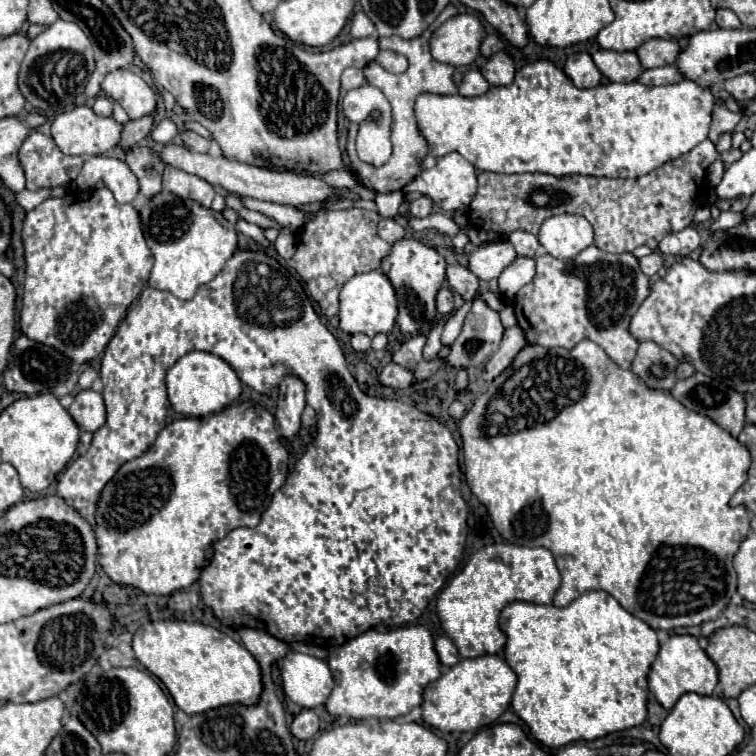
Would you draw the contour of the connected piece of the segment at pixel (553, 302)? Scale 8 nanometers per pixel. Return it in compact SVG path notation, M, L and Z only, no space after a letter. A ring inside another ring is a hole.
M588 246L570 260L558 260L550 254L538 256L536 276L516 294L514 312L530 344L572 350L580 340L588 338L620 368L630 368L638 342L630 336L628 324L648 294L650 278L642 274L632 254L608 254Z

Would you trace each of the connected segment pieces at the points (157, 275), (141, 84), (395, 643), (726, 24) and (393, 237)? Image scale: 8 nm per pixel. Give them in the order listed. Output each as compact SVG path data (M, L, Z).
M158 192L140 210L140 224L148 248L154 254L154 266L148 284L158 290L172 292L176 298L190 300L196 290L208 284L236 252L236 228L220 212L204 208L194 200L172 196L172 192Z
M132 70L110 72L102 82L102 92L116 100L130 116L130 120L142 118L156 108L156 92Z
M400 626L388 632L364 632L342 646L330 648L326 664L336 682L326 700L326 710L332 716L350 716L354 720L394 720L408 714L414 706L422 704L424 686L442 674L432 634L424 626Z
M726 8L716 10L716 24L720 28L740 28L742 26L740 20L738 20L738 16L732 10L726 10Z
M380 218L378 222L378 236L388 244L394 244L404 236L404 228L394 218Z

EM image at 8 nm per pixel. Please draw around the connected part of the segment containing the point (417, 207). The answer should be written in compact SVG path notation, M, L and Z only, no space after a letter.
M418 196L410 202L410 214L416 218L426 218L432 212L432 200L428 196Z

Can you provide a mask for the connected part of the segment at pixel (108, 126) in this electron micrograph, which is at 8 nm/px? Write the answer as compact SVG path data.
M76 106L74 110L68 110L68 112L62 112L56 116L56 120L52 122L50 134L64 154L88 158L88 156L96 156L96 154L106 154L112 148L116 148L122 138L122 128L124 126L120 122L116 122L112 116L108 116L108 118L96 116L90 106Z

